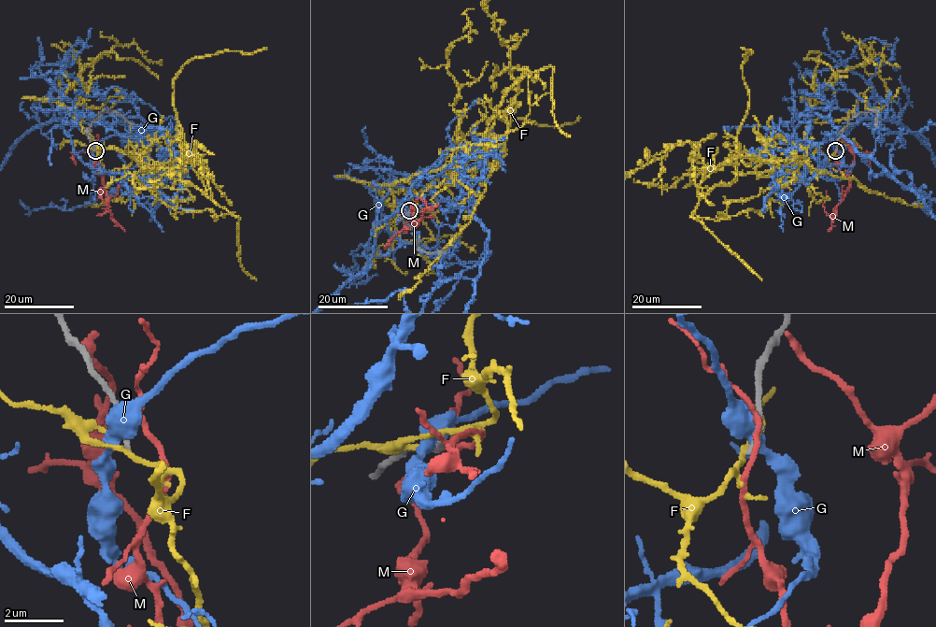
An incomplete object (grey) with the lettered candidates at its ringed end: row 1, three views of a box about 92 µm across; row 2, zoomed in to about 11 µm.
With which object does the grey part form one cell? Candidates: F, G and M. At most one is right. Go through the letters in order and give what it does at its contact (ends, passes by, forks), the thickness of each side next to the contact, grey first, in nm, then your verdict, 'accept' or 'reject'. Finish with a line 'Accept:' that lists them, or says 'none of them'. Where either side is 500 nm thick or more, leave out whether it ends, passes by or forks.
F: it passes by; calibres 200 and 150 nm; reject
G: calibres 240 and 550 nm; reject
M: it passes by; calibres 240 and 160 nm; reject
Accept: none of them

